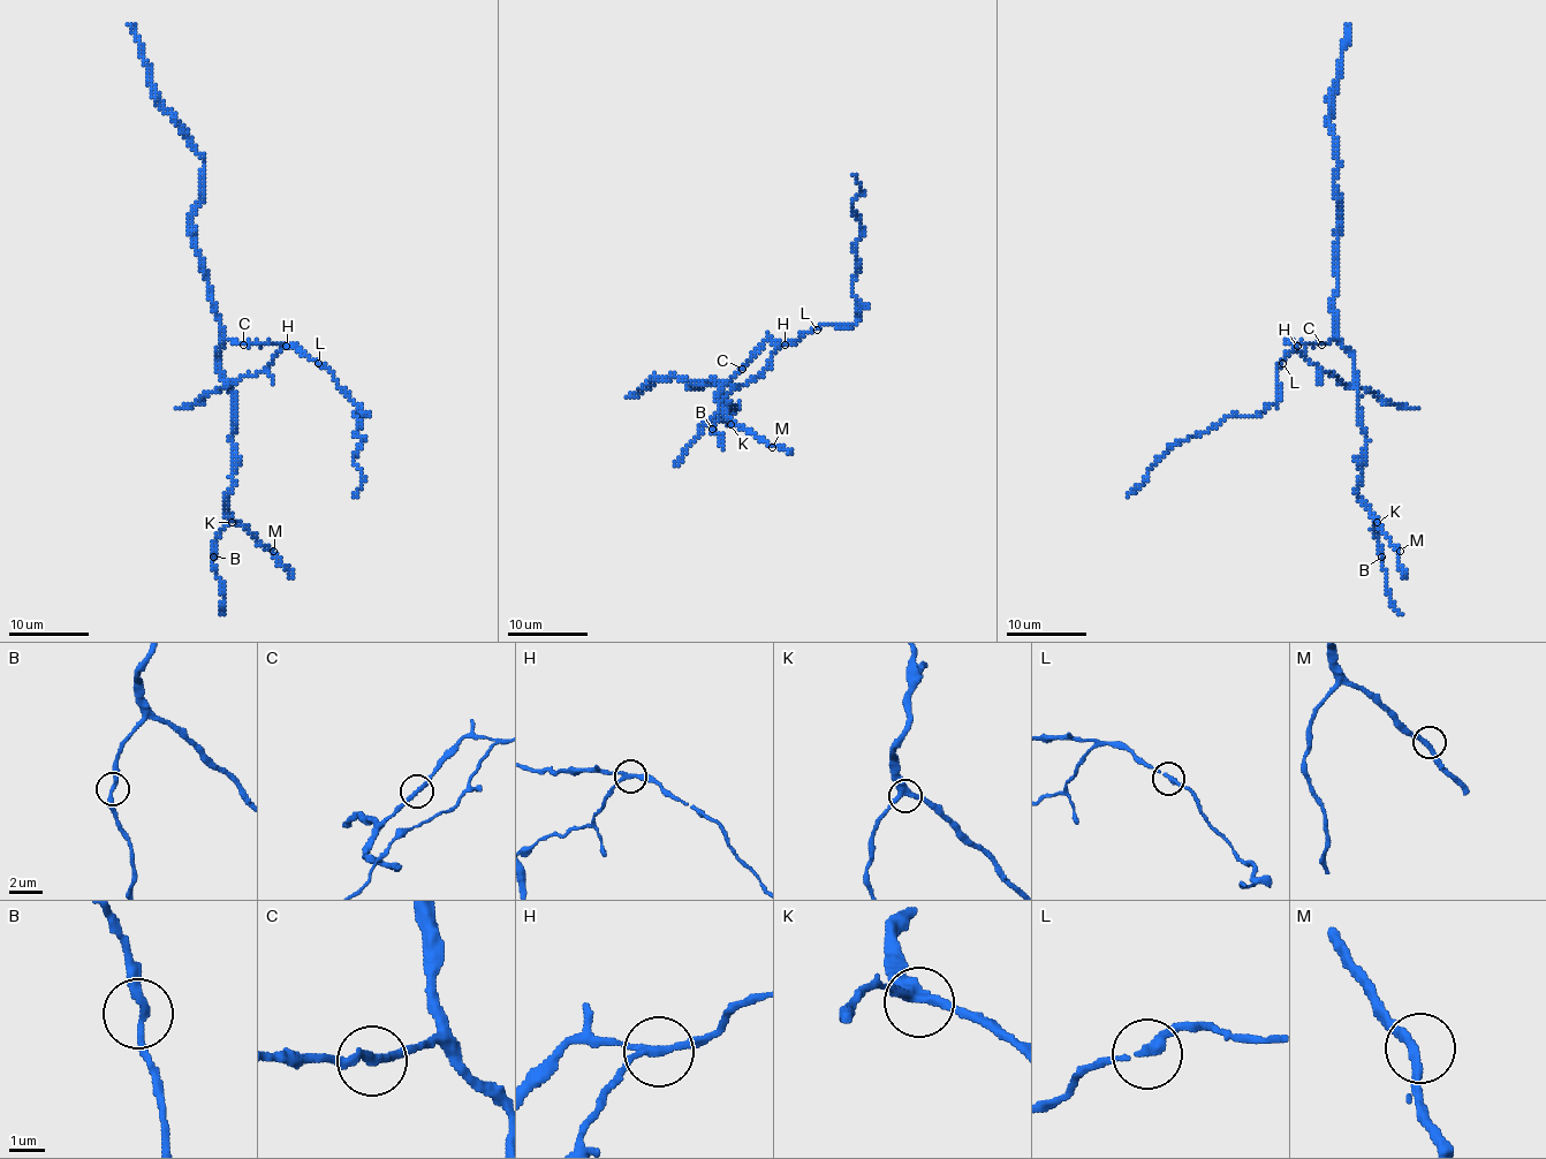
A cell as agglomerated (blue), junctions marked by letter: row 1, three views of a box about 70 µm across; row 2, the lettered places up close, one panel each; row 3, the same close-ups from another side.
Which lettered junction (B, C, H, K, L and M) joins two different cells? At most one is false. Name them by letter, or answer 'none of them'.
H

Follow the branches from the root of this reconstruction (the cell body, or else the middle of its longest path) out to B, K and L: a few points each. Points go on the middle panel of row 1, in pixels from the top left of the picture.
B: (732, 378), (722, 388), (718, 400), (732, 406), (734, 413), (728, 404), (726, 422), (720, 421), (712, 429)
K: (732, 378), (718, 398), (734, 408), (732, 414), (728, 404), (726, 408), (726, 421), (730, 424)
L: (732, 378), (766, 341), (795, 343), (805, 333), (817, 330)

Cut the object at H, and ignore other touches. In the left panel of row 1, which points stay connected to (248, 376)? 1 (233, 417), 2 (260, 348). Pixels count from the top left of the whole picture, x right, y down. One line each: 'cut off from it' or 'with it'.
1: cut off from it
2: cut off from it

